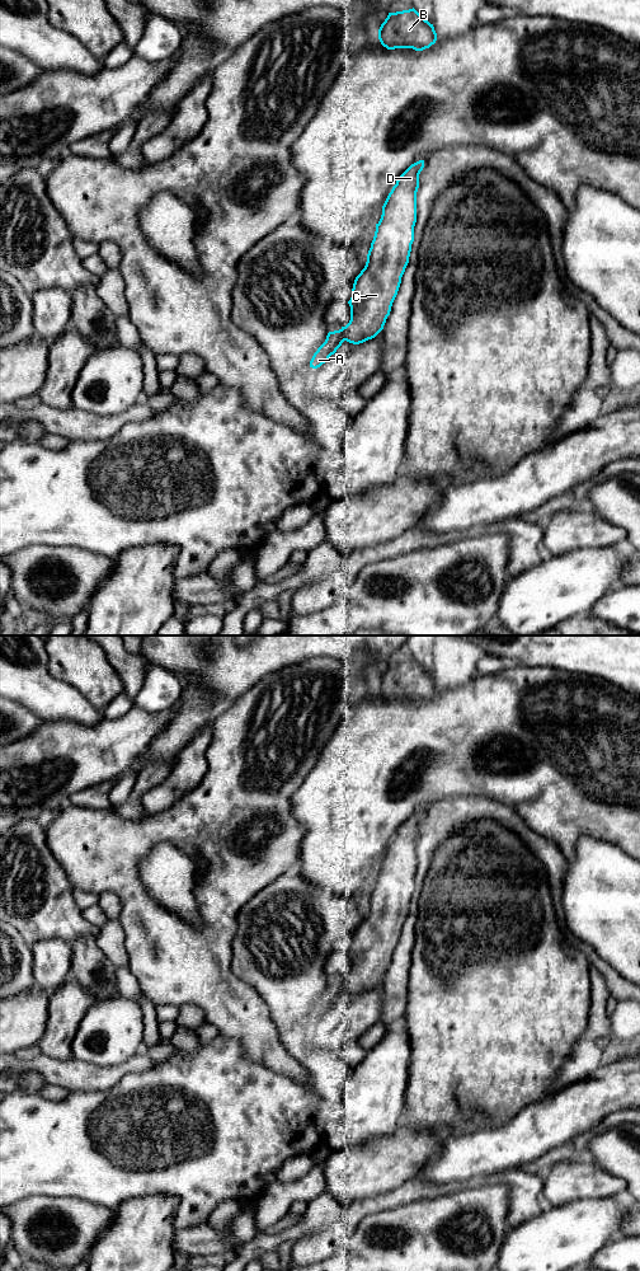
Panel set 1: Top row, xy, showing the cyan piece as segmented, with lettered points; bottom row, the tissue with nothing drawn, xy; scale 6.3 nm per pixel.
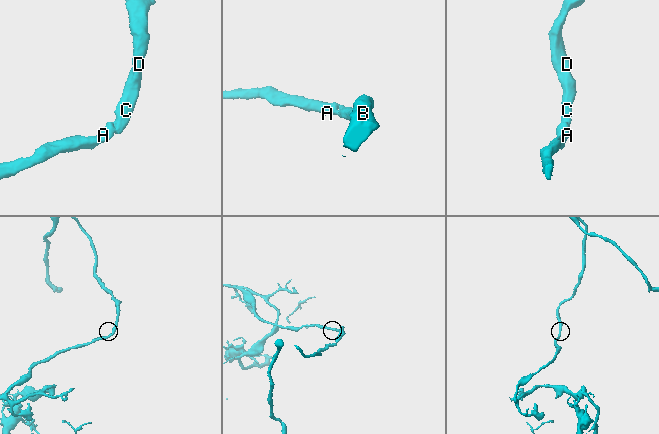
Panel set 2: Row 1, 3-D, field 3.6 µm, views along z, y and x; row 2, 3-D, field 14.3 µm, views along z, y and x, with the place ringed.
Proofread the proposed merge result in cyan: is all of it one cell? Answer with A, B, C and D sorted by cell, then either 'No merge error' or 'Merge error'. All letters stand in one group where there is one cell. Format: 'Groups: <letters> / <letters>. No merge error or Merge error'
Groups: A B C D. No merge error

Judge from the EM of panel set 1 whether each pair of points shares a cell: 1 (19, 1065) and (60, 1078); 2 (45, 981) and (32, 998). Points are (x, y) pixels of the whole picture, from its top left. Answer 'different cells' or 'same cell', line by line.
1: same cell
2: different cells

